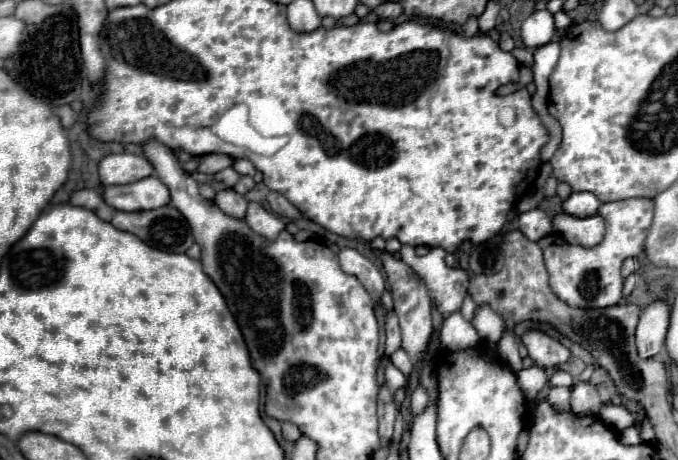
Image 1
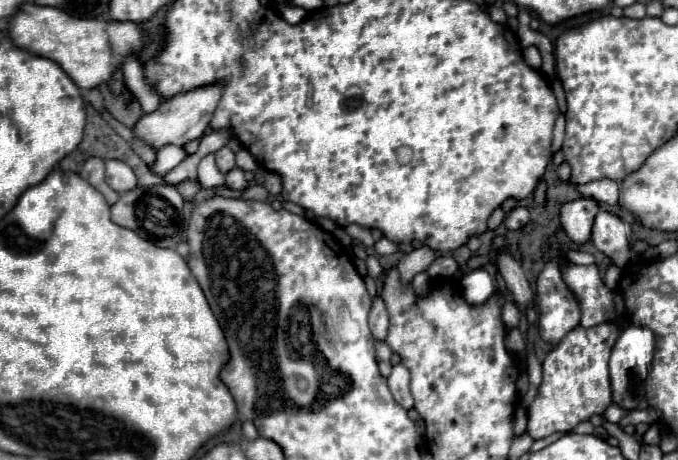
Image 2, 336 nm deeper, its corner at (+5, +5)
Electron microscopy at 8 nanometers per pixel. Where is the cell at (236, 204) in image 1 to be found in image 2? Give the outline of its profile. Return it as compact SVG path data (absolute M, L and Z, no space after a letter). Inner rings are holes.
M221 148L215 152L217 156L217 168L221 174L227 174L229 170L235 168L235 154L229 148Z

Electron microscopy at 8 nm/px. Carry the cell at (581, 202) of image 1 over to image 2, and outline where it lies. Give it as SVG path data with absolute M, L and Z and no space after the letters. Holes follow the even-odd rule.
M579 198L579 200L567 202L561 206L561 212L559 212L561 226L573 242L583 244L591 238L591 226L597 212L599 212L599 204L591 198Z

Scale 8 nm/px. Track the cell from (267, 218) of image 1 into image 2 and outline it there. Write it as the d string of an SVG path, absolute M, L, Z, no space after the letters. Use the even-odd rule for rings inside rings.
M233 168L233 170L225 176L225 184L227 184L231 190L237 190L237 192L243 192L243 190L249 188L249 182L245 180L241 168Z

